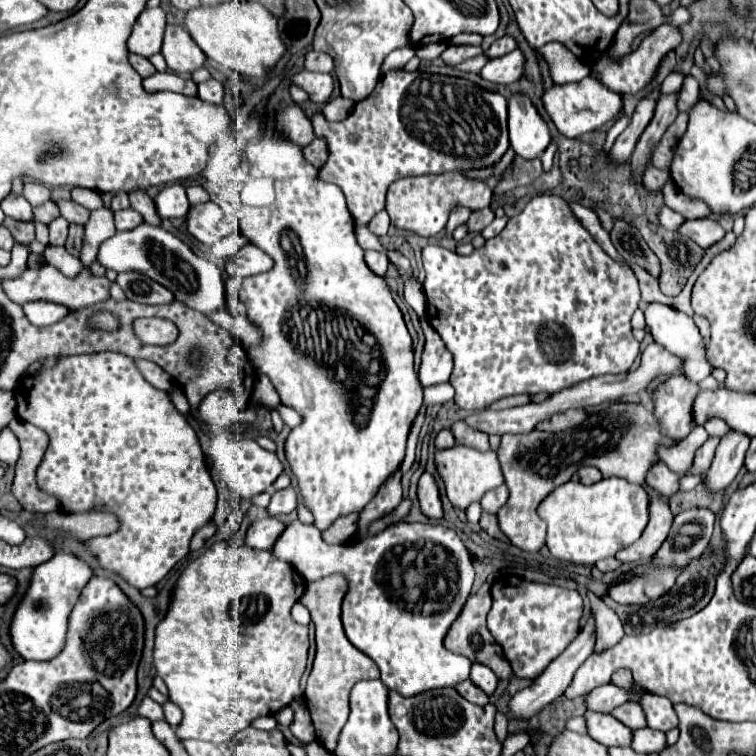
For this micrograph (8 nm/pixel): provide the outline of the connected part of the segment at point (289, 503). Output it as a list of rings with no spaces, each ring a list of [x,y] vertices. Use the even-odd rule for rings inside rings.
[[[287,487],[283,491],[275,491],[273,493],[267,511],[269,511],[269,515],[277,517],[277,515],[283,515],[283,513],[291,513],[295,507],[297,507],[295,489],[293,487]]]

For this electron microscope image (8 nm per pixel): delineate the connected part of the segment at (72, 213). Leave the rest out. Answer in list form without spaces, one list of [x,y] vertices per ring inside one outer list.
[[[59,199],[55,201],[59,211],[61,211],[61,217],[65,217],[67,221],[71,223],[79,223],[79,225],[85,225],[87,219],[89,219],[89,211],[85,207],[79,207],[77,203],[73,201],[65,201],[65,199]]]

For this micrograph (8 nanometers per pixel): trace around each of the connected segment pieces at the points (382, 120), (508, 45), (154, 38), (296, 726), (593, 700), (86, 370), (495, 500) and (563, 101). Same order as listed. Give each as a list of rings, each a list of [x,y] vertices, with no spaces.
[[[389,71],[379,79],[373,95],[355,103],[347,119],[343,119],[341,123],[329,123],[319,113],[311,123],[315,135],[323,137],[329,145],[329,159],[317,175],[321,177],[321,181],[329,181],[341,187],[347,199],[347,209],[357,225],[367,225],[371,217],[385,207],[385,191],[399,177],[491,167],[509,149],[507,99],[503,95],[483,91],[467,79],[429,75],[419,71]]]
[[[501,37],[501,39],[497,39],[497,41],[485,51],[485,57],[487,57],[487,59],[495,59],[495,57],[501,57],[501,55],[511,53],[513,49],[517,49],[515,39],[513,39],[513,37]]]
[[[161,7],[145,9],[133,25],[133,33],[127,41],[129,51],[143,57],[151,57],[159,53],[163,31],[165,31],[165,11]]]
[[[297,701],[293,705],[289,705],[293,709],[293,721],[289,725],[291,733],[301,741],[301,743],[309,743],[315,739],[315,729],[313,729],[313,723],[311,723],[311,717],[309,717],[309,711],[307,711],[307,705],[305,701]]]
[[[605,683],[601,687],[595,687],[589,695],[587,695],[587,707],[591,711],[599,711],[599,713],[611,713],[615,707],[631,701],[631,695],[635,691],[641,691],[641,687],[633,685],[633,689],[623,689],[617,687],[613,683]]]
[[[121,353],[63,355],[63,357],[59,357],[59,361],[53,367],[37,373],[37,375],[25,375],[17,383],[13,393],[15,393],[15,401],[17,401],[17,417],[25,423],[31,423],[31,425],[43,429],[49,435],[49,447],[45,451],[45,463],[41,463],[39,469],[37,469],[39,487],[43,491],[47,491],[49,495],[59,499],[61,509],[65,513],[81,513],[91,510],[107,510],[107,512],[115,513],[120,521],[119,531],[113,533],[113,535],[107,535],[107,537],[95,537],[95,539],[87,541],[89,549],[99,557],[103,569],[109,569],[109,571],[121,575],[129,585],[133,585],[137,589],[147,589],[147,587],[153,587],[155,583],[159,583],[189,553],[191,537],[199,527],[203,527],[213,517],[217,501],[217,490],[215,484],[211,481],[209,471],[205,469],[203,451],[201,451],[197,433],[187,423],[187,419],[175,409],[169,395],[165,391],[159,391],[153,385],[149,385],[145,381],[145,377],[141,375],[141,371],[137,369],[135,361],[121,355]]]
[[[507,485],[495,487],[495,489],[491,489],[491,491],[487,491],[487,493],[483,495],[483,499],[481,499],[481,507],[483,507],[483,511],[487,511],[487,513],[497,513],[497,511],[505,505],[507,497],[509,497]]]
[[[585,77],[583,81],[577,81],[577,83],[553,85],[551,89],[547,89],[543,93],[541,101],[543,101],[543,107],[549,113],[551,121],[555,123],[557,131],[561,135],[565,135],[567,139],[575,139],[575,137],[581,137],[589,131],[595,131],[597,127],[603,127],[605,123],[615,119],[615,115],[623,107],[621,95],[613,93],[611,89],[607,89],[593,77]]]

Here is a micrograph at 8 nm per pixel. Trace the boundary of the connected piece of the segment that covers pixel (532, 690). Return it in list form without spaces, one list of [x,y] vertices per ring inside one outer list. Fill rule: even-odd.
[[[591,617],[589,623],[581,629],[581,633],[575,637],[575,641],[561,653],[561,657],[557,657],[557,659],[539,675],[539,679],[533,681],[527,689],[523,689],[523,691],[519,691],[519,693],[515,693],[515,695],[511,697],[511,701],[509,701],[509,711],[505,713],[507,719],[517,719],[517,721],[521,721],[521,719],[531,719],[531,717],[537,715],[543,707],[547,707],[547,705],[551,705],[555,699],[559,699],[559,697],[565,693],[565,689],[569,687],[569,683],[571,683],[575,671],[579,669],[579,665],[593,653],[593,645],[595,645],[595,621],[593,621],[593,617]]]

